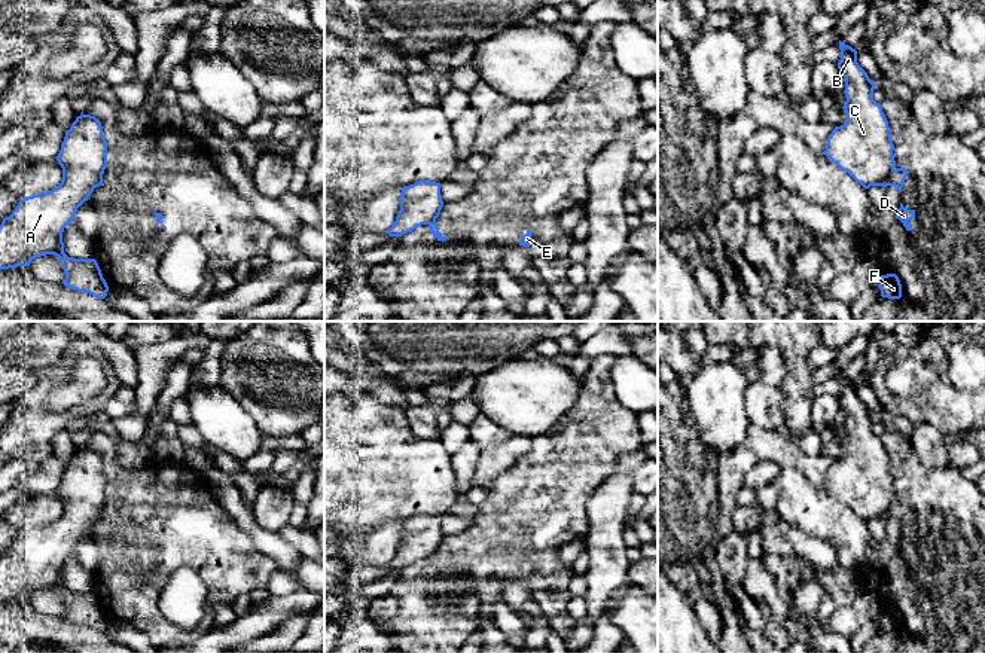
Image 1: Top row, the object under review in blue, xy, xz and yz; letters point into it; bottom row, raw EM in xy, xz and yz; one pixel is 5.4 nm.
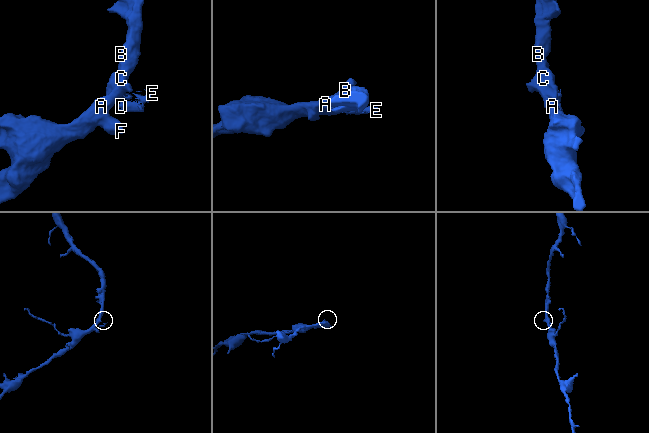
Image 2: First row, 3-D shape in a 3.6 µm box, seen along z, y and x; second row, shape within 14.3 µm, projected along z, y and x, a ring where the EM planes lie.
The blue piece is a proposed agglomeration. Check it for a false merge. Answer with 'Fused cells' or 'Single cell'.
Fused cells

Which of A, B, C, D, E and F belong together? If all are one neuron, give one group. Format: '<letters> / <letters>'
A B C F / D E

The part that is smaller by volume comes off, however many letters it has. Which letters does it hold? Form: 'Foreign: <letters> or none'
Foreign: D, E

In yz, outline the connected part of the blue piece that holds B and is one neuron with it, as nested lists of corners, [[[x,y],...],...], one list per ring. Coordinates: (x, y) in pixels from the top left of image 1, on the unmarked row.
[[[839,373],[838,402],[845,412],[844,445],[847,454],[835,460],[823,488],[848,506],[864,522],[888,519],[896,500],[894,477],[888,454],[879,436],[873,433],[875,416],[857,396],[857,384]]]

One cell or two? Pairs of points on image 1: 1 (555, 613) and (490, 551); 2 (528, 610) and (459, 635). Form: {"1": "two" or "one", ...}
{"1": "one", "2": "two"}

